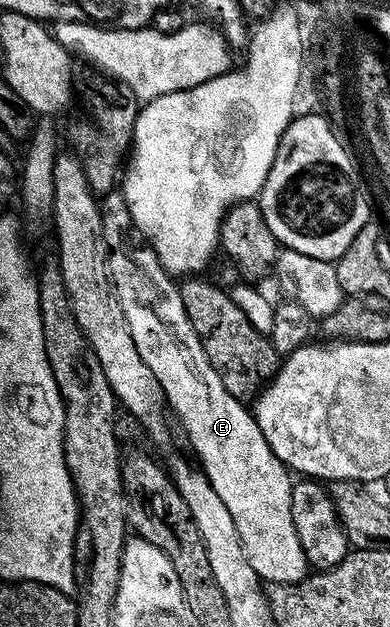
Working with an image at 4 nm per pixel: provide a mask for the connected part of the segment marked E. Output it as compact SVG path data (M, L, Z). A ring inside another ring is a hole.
M120 190L110 191L100 200L99 206L109 260L109 277L113 280L113 290L119 297L119 305L123 305L123 317L127 317L127 329L131 329L131 341L135 341L135 349L139 349L143 365L147 365L147 369L155 373L155 381L159 381L163 389L168 410L177 414L178 421L189 434L189 443L197 453L196 462L200 470L205 472L215 493L219 493L219 501L227 505L227 513L231 513L235 529L239 529L239 541L243 541L247 561L251 561L251 569L255 569L257 578L266 584L297 583L305 578L307 564L291 517L291 489L294 480L289 468L281 464L271 445L267 445L252 410L229 392L227 385L223 385L219 373L211 365L187 317L187 309L183 309L181 289L174 276L165 270L152 247L132 247L125 240L129 231L134 230L134 226L133 218L127 209L127 201L122 197Z

